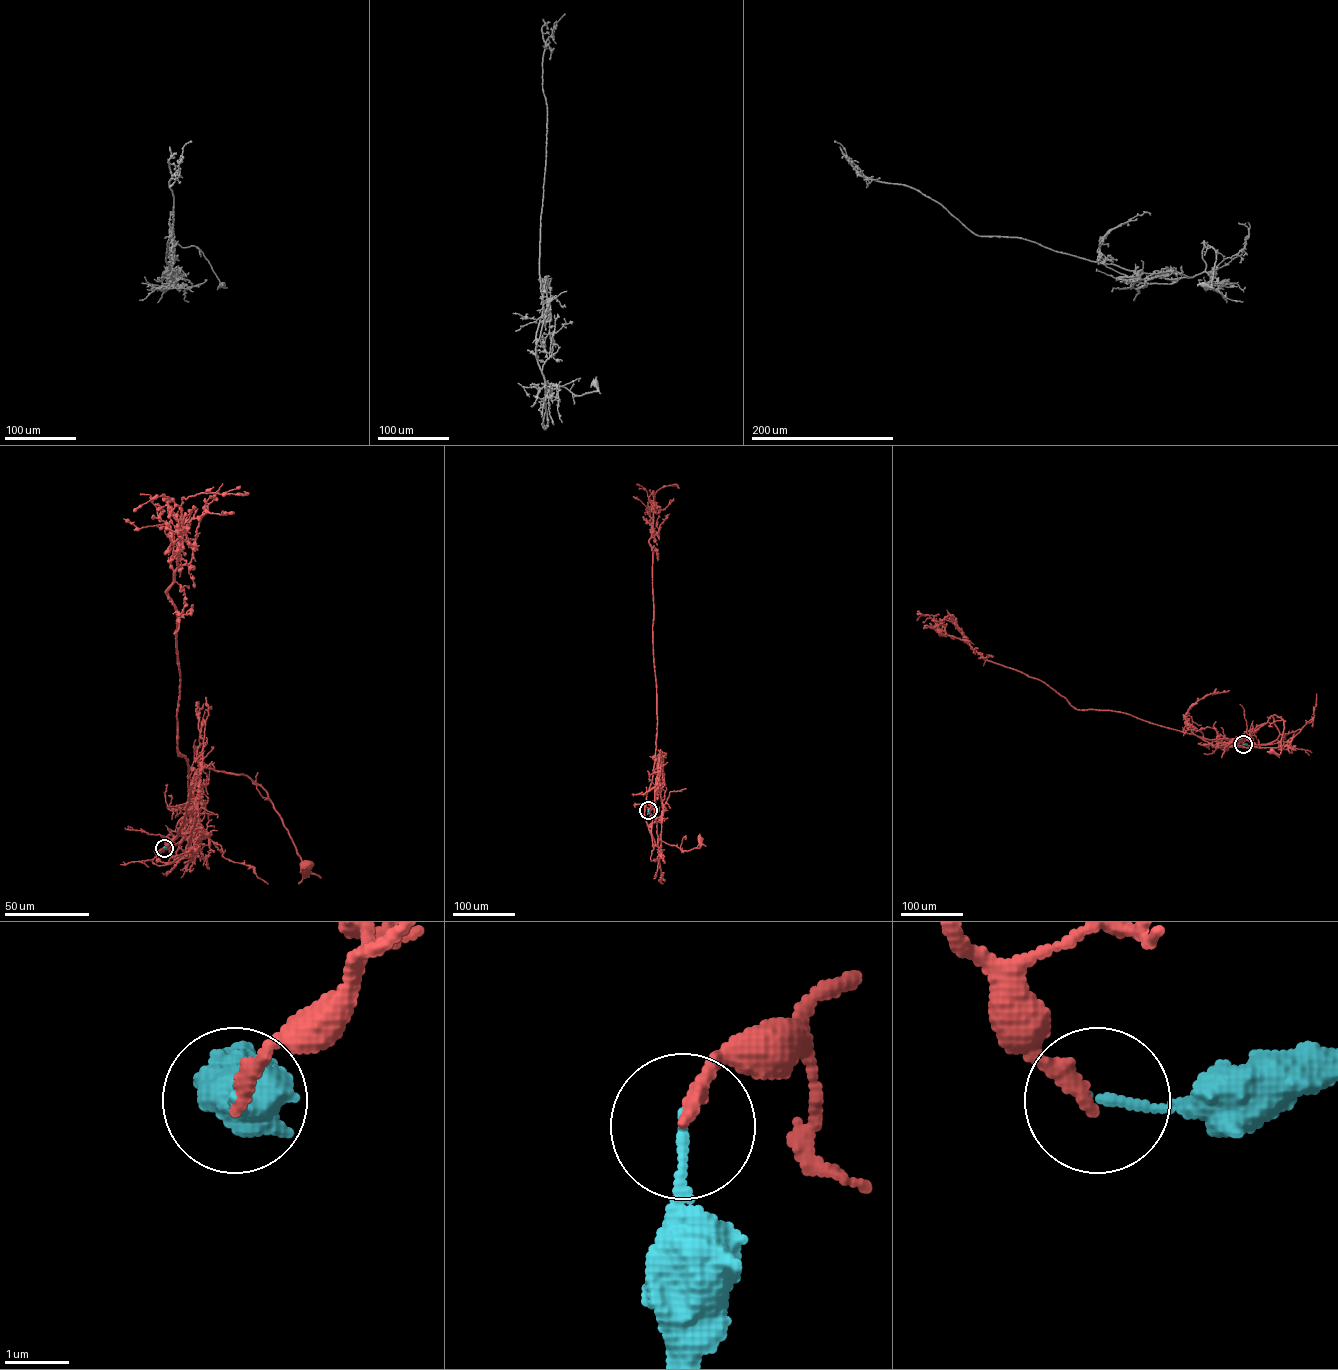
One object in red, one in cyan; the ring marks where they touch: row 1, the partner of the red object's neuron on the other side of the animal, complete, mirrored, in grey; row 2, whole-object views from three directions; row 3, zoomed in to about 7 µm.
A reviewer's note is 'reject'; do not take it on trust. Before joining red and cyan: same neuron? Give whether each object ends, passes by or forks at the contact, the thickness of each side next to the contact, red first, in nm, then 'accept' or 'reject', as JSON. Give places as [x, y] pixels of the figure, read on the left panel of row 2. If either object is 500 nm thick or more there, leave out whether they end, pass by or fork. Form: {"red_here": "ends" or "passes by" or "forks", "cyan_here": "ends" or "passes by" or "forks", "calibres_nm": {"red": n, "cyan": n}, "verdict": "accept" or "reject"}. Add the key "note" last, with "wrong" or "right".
{"red_here": "ends", "cyan_here": "ends", "calibres_nm": {"red": 240, "cyan": 130}, "verdict": "reject", "note": "right"}

